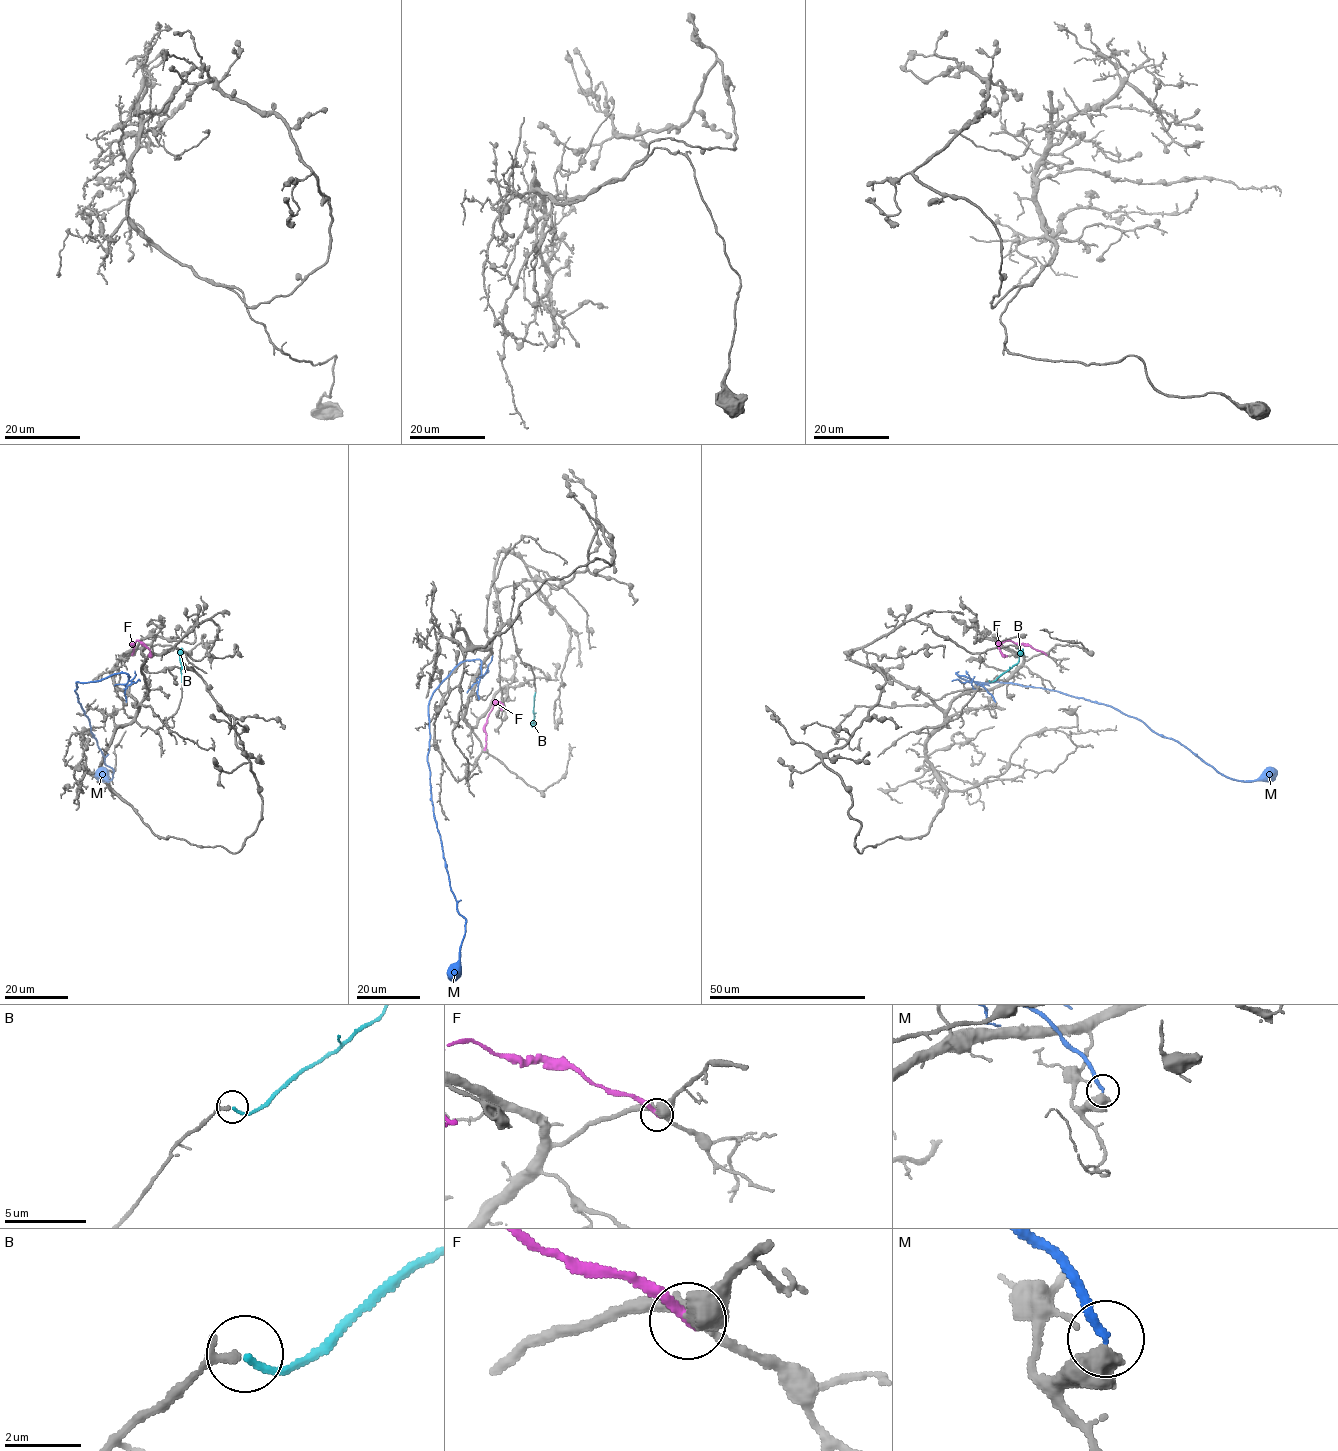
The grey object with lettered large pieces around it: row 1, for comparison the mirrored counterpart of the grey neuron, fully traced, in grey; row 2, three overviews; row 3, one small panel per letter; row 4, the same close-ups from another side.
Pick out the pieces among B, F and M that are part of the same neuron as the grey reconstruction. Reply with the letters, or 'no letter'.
B

